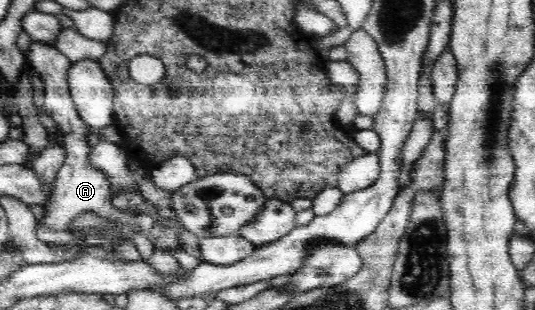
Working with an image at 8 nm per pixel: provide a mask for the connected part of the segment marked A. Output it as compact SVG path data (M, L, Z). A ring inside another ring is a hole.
M32 42L25 54L29 65L43 80L43 86L45 86L43 110L54 119L57 127L61 128L61 132L63 132L62 146L66 155L57 177L51 184L52 190L44 207L45 213L39 221L32 221L32 223L44 225L44 227L53 231L68 231L71 221L75 221L79 215L85 212L95 212L101 218L115 218L121 220L123 224L133 226L133 228L141 228L141 231L137 231L137 235L132 239L141 258L148 260L155 251L155 247L148 237L150 229L154 225L154 219L143 214L130 215L115 208L110 197L108 177L88 163L88 155L96 139L89 131L89 126L81 121L71 98L68 71L72 66L72 61L57 48L49 46L45 42Z

